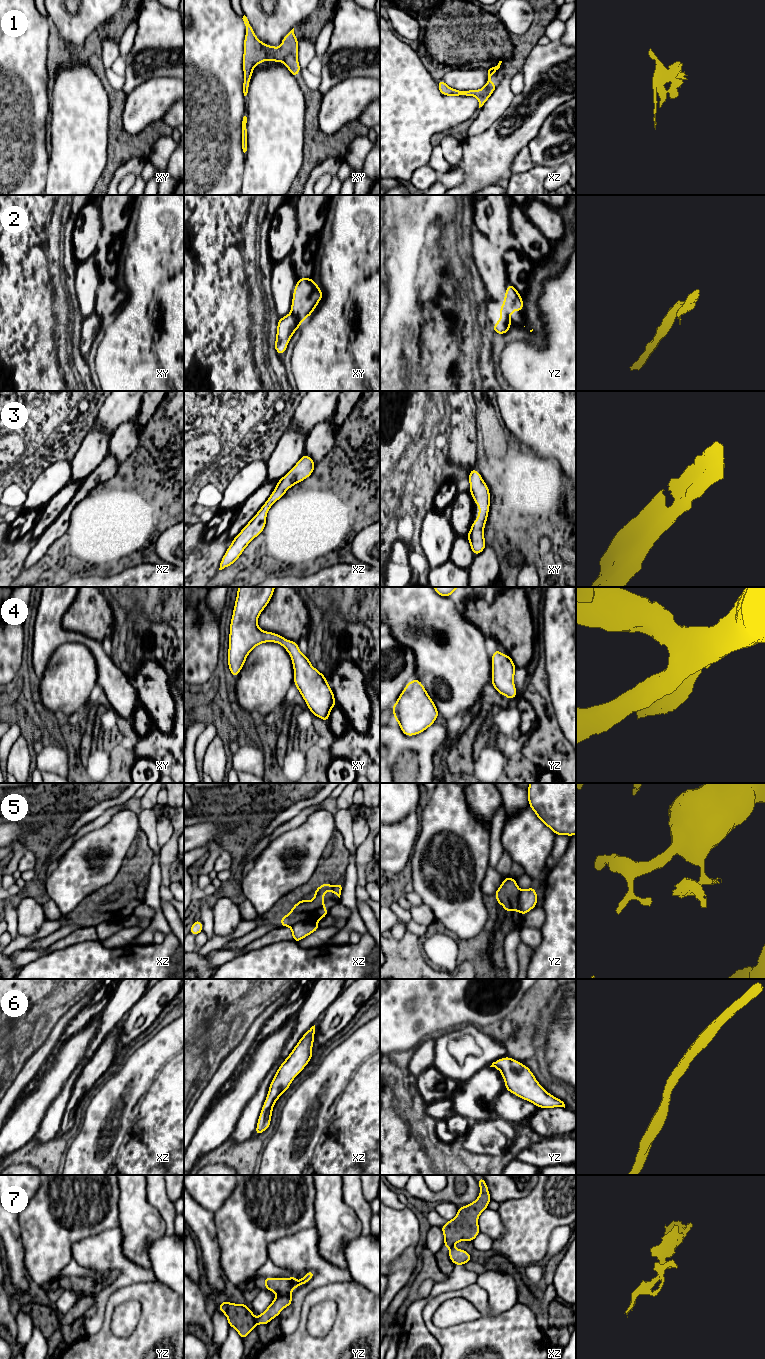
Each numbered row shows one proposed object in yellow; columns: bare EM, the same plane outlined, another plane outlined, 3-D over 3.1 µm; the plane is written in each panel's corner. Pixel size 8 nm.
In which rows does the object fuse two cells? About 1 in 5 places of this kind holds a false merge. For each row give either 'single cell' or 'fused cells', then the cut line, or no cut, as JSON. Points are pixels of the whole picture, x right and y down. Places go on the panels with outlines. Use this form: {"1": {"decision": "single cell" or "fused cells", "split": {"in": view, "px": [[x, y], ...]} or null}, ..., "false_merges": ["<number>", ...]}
{"1": {"decision": "single cell", "split": null}, "2": {"decision": "fused cells", "split": {"in": "yz", "px": [[502, 305], [509, 318]]}}, "3": {"decision": "single cell", "split": null}, "4": {"decision": "single cell", "split": null}, "5": {"decision": "fused cells", "split": {"in": "xz", "px": [[316, 921], [296, 922], [290, 927]]}}, "6": {"decision": "single cell", "split": null}, "7": {"decision": "fused cells", "split": {"in": "yz", "px": [[256, 1319], [257, 1323]]}}, "false_merges": ["2", "5", "7"]}

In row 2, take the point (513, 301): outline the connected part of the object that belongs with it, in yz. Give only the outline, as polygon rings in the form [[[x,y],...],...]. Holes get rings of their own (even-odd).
[[[509,284],[506,288],[503,306],[509,318],[515,310],[521,312],[524,309],[522,296],[513,285]]]

